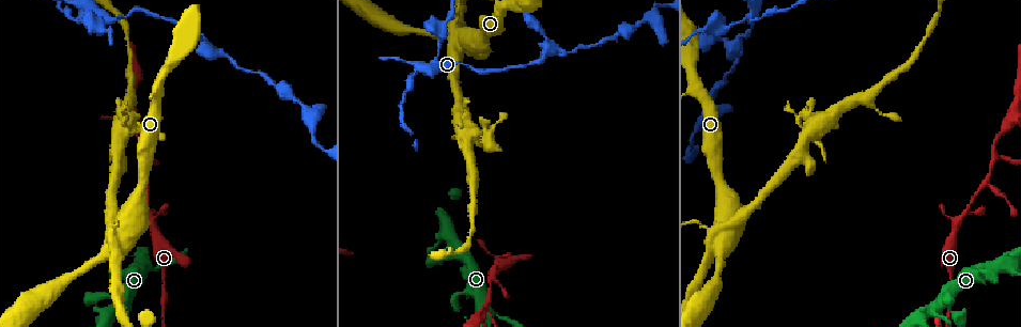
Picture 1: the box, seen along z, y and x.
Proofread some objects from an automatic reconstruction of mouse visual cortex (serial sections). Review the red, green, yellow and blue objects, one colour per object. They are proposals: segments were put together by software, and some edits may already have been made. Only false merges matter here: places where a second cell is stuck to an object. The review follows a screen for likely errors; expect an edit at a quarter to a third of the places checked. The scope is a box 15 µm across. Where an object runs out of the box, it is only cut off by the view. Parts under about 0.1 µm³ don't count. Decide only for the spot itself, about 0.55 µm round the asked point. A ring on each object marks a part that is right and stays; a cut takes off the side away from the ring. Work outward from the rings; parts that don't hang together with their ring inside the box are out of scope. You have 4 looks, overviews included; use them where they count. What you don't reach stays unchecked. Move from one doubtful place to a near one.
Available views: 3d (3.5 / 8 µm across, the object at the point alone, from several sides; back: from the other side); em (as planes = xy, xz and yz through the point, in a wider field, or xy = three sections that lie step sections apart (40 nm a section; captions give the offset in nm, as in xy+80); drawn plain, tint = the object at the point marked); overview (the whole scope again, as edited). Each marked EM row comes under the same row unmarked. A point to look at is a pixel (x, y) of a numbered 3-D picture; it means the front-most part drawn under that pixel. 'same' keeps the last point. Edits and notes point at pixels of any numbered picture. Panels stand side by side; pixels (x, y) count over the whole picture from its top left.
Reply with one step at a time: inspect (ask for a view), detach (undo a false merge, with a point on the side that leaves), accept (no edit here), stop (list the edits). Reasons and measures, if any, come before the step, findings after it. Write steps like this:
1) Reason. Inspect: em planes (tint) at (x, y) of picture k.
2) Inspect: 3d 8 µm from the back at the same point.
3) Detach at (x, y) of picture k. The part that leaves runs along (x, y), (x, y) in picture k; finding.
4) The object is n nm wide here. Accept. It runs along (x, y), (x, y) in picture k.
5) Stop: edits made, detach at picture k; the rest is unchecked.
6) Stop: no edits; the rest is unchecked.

Calibre changes. Inspect: 3d 3.5 µm at (231, 57) of picture 1.

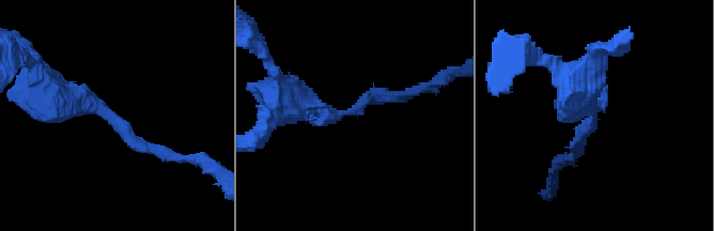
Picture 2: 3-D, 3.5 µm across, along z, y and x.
The arms are 150, 400 nm wide; need the tissue. Inspect: em planes (tint) at (593, 113) of picture 2.

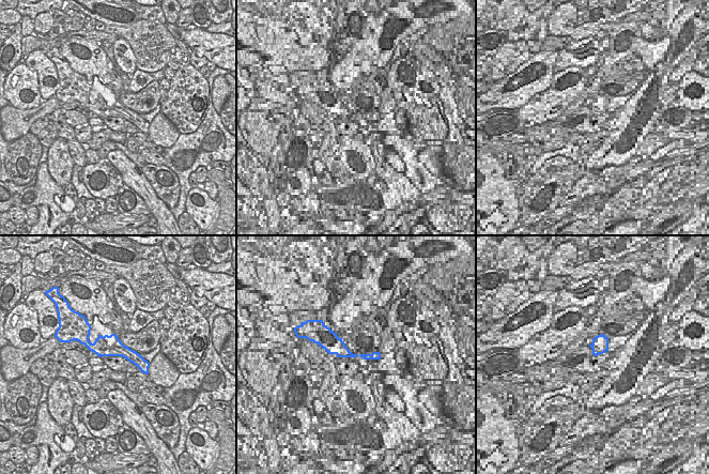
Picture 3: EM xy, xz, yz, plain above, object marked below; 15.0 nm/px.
Accept. It runs along (47, 90), (106, 110), (135, 142), (161, 153) in picture 2; one cell here.

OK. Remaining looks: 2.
Thin arm on a thick one. Inspect: 3d 3.5 µm at (920, 321) of picture 1.

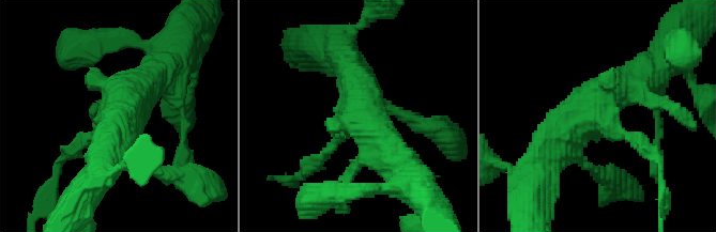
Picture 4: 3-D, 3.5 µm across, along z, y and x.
3 arms meet here; the arms are 200, 500, 500 nm wide. Inspect: em xy step 2 (tint) at (599, 114) of picture 4.

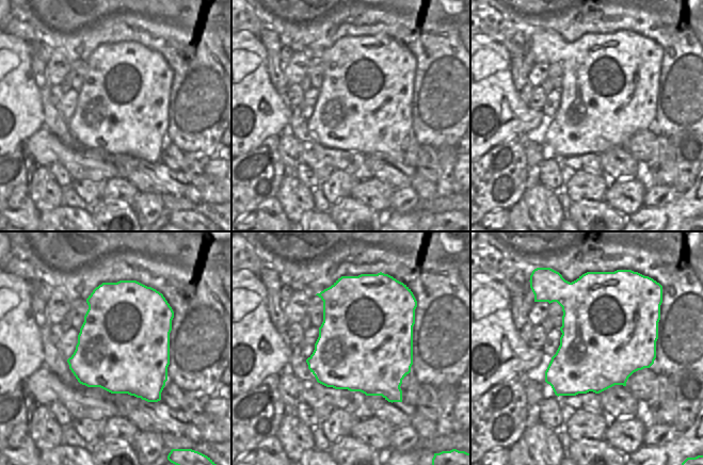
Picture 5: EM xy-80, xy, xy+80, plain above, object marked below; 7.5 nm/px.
Detach at (64, 149) of picture 4. The part that leaves runs along (333, 147), (300, 179) in picture 4; a second cell is stuck on.

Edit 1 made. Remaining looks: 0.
Stop: edits made, detach at picture 4; the rest is unchecked.

